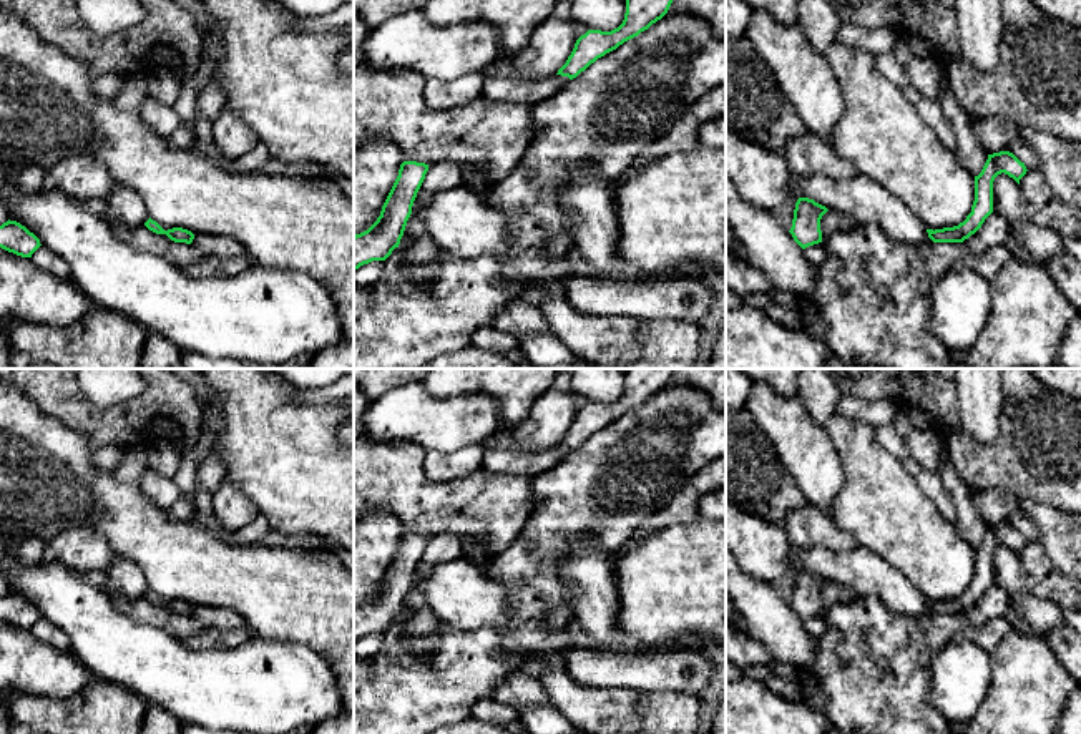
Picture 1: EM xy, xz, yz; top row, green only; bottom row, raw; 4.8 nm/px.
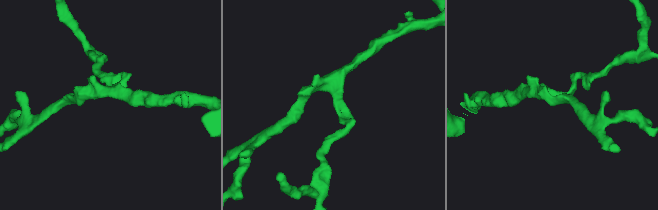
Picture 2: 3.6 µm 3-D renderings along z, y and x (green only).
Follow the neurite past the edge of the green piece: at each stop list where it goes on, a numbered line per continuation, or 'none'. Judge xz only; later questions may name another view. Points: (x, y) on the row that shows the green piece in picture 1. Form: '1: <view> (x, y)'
none

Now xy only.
none

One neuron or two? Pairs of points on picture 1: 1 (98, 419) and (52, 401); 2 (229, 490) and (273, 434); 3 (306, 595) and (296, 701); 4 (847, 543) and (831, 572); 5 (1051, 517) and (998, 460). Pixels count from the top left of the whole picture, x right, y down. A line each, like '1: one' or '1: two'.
1: one
2: two
3: two
4: two
5: two

